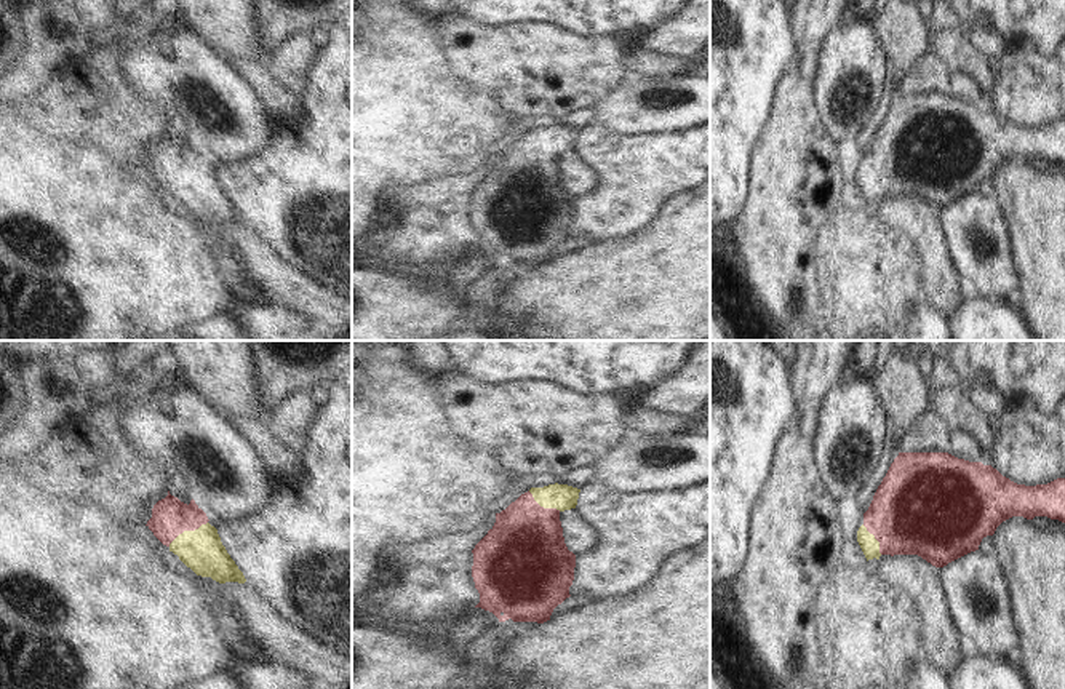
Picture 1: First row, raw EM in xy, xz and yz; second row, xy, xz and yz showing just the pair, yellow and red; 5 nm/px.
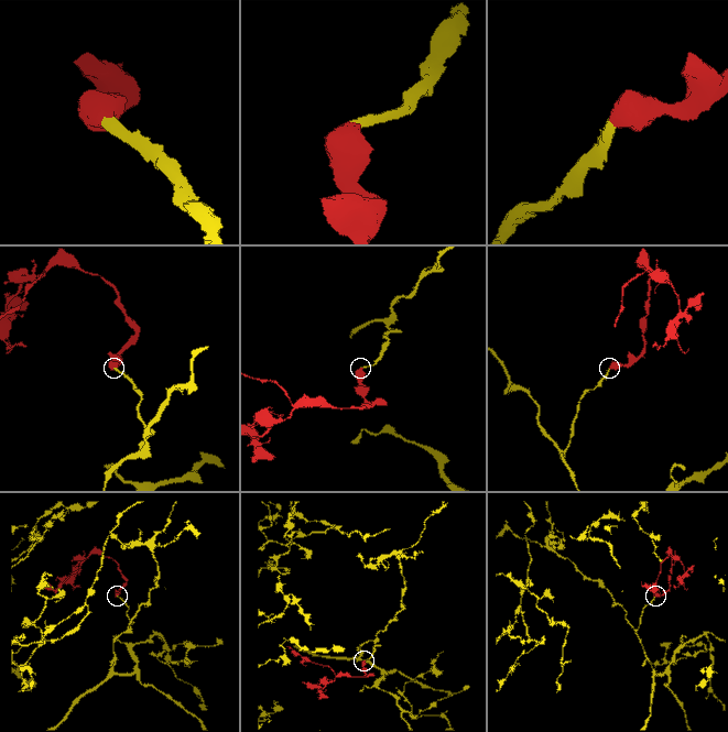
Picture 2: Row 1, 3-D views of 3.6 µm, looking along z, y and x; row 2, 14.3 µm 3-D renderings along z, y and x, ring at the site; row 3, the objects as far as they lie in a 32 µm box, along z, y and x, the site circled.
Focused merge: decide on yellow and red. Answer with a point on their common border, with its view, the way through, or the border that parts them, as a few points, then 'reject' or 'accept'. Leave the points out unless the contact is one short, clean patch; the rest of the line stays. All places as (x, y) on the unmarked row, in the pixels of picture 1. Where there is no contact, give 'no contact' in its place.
meets yellow in xy at (187, 173); runs through xy (202, 192), (187, 173), (170, 159); accept

